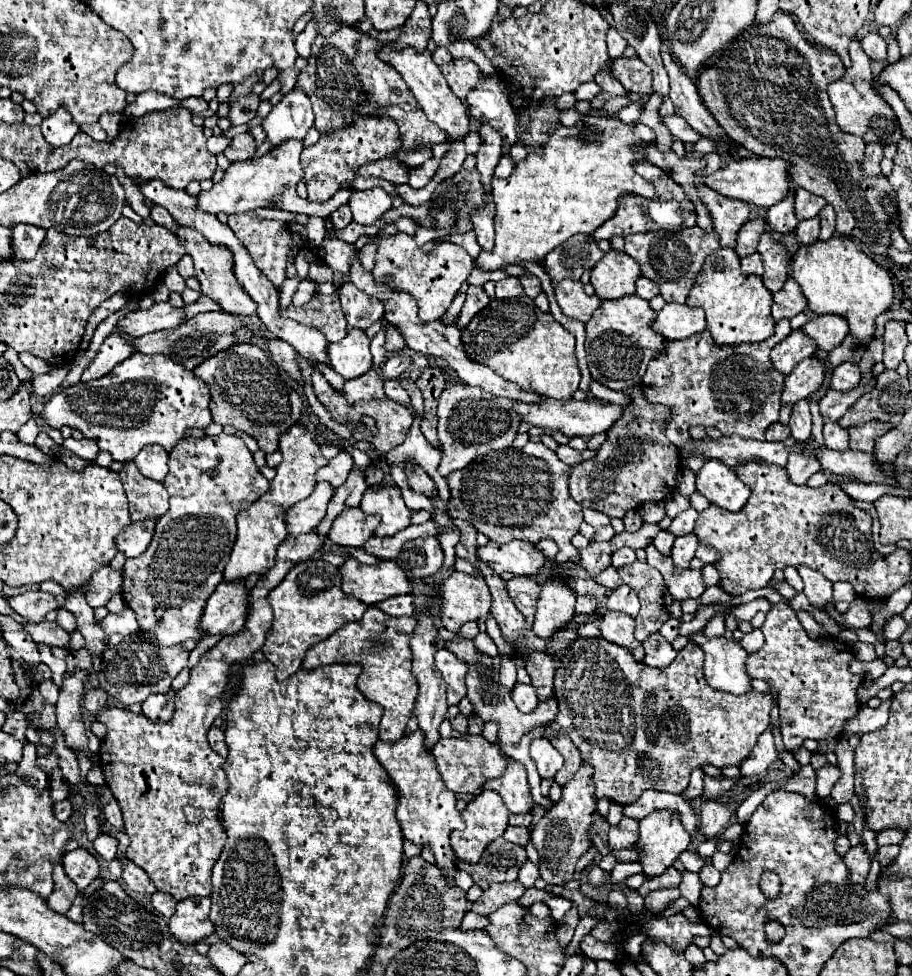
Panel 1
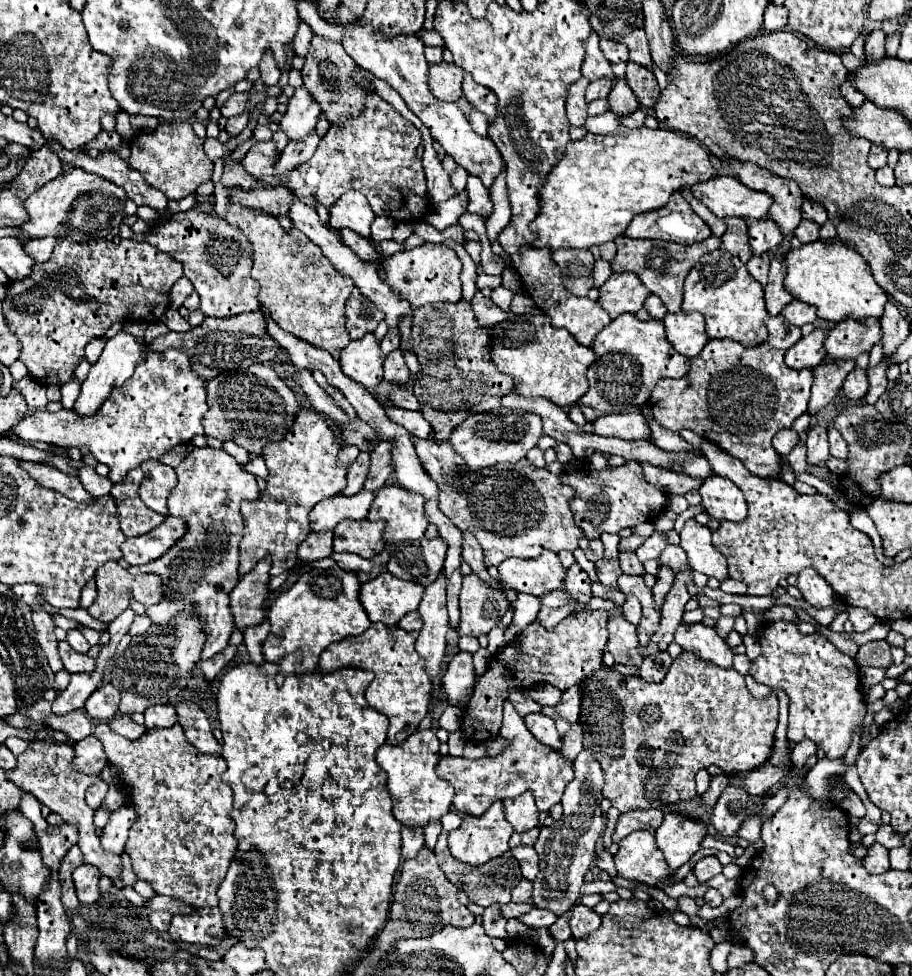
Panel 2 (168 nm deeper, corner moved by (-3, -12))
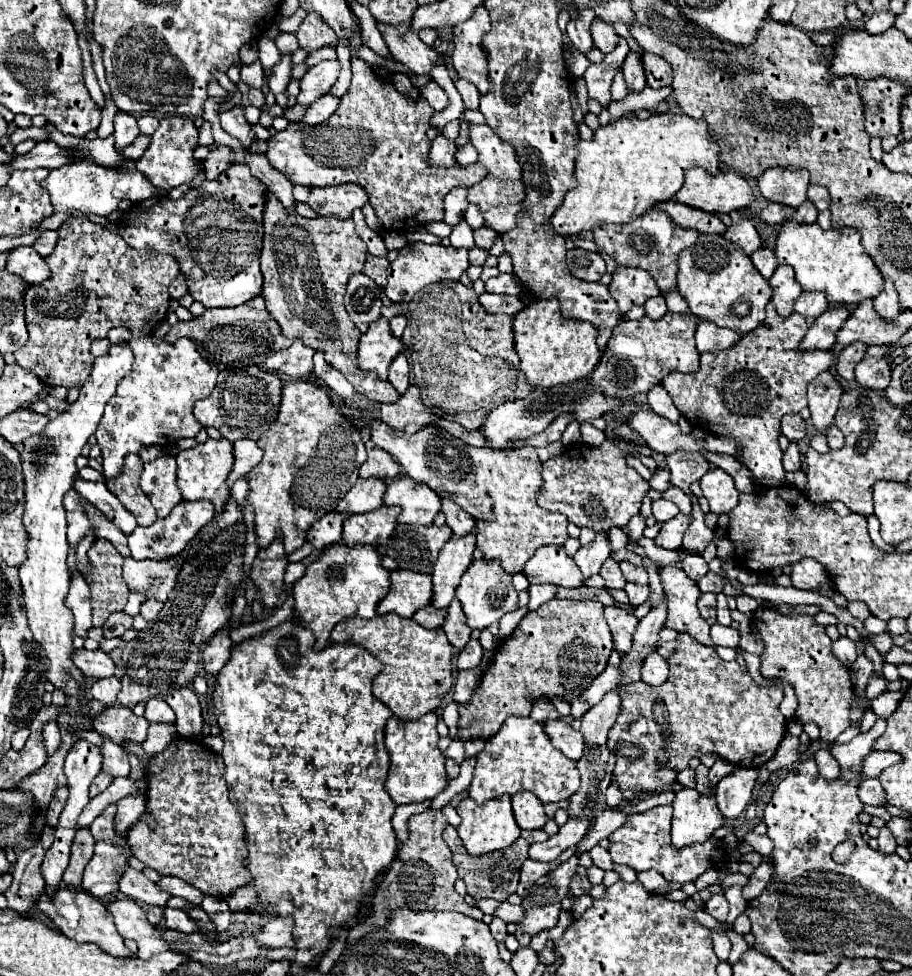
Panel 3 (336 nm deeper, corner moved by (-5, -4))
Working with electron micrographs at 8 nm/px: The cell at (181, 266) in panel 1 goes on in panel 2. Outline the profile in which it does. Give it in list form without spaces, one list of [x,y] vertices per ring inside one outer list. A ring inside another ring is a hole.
[[[180,277],[180,279],[174,283],[174,287],[172,287],[170,305],[172,305],[174,309],[178,309],[192,291],[194,291],[194,287],[192,287],[192,283],[188,281],[188,277]]]

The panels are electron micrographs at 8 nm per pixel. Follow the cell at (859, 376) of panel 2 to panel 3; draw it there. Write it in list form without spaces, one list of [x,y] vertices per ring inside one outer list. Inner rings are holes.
[[[864,357],[856,367],[856,381],[862,387],[884,391],[890,385],[890,371],[892,371],[892,365],[886,363],[884,359]]]

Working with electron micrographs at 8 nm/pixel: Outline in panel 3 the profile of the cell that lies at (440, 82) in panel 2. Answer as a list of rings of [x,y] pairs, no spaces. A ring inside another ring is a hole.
[[[376,21],[376,27],[382,33],[394,59],[406,65],[412,73],[430,73],[440,57],[446,59],[444,55],[438,55],[428,45],[424,45],[418,39],[418,33],[410,29],[410,25],[386,25]]]

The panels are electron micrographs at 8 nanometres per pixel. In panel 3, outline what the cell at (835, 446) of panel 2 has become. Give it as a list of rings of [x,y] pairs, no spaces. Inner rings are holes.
[[[830,425],[830,429],[826,429],[826,439],[828,439],[830,449],[842,449],[844,447],[844,435],[836,425]]]

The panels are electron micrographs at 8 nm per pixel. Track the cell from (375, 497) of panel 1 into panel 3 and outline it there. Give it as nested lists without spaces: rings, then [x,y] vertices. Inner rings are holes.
[[[404,477],[388,483],[384,505],[402,507],[398,523],[430,525],[440,511],[440,497],[430,487],[414,483],[410,477]]]

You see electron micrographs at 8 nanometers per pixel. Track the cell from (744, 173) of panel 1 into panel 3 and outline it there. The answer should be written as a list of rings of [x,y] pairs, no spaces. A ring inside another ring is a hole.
[[[690,169],[674,199],[706,213],[730,213],[748,207],[754,195],[748,181],[734,171],[708,175],[704,169]]]

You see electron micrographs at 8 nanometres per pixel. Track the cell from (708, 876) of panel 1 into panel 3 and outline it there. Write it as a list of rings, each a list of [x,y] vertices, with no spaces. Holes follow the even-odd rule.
[[[712,895],[710,901],[706,903],[706,911],[720,923],[726,923],[728,917],[728,901],[724,895]]]

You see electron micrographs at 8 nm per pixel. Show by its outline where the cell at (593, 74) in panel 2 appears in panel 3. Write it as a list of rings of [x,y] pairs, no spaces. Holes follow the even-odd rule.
[[[578,9],[578,17],[570,19],[568,23],[568,37],[572,39],[572,43],[576,45],[578,51],[586,53],[594,47],[592,39],[590,39],[590,23],[596,19],[594,11],[590,9]]]

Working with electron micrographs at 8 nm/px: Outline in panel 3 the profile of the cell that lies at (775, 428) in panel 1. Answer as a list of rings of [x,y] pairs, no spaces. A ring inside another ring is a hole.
[[[788,413],[782,417],[782,433],[790,441],[800,441],[806,437],[806,421],[798,413]]]

